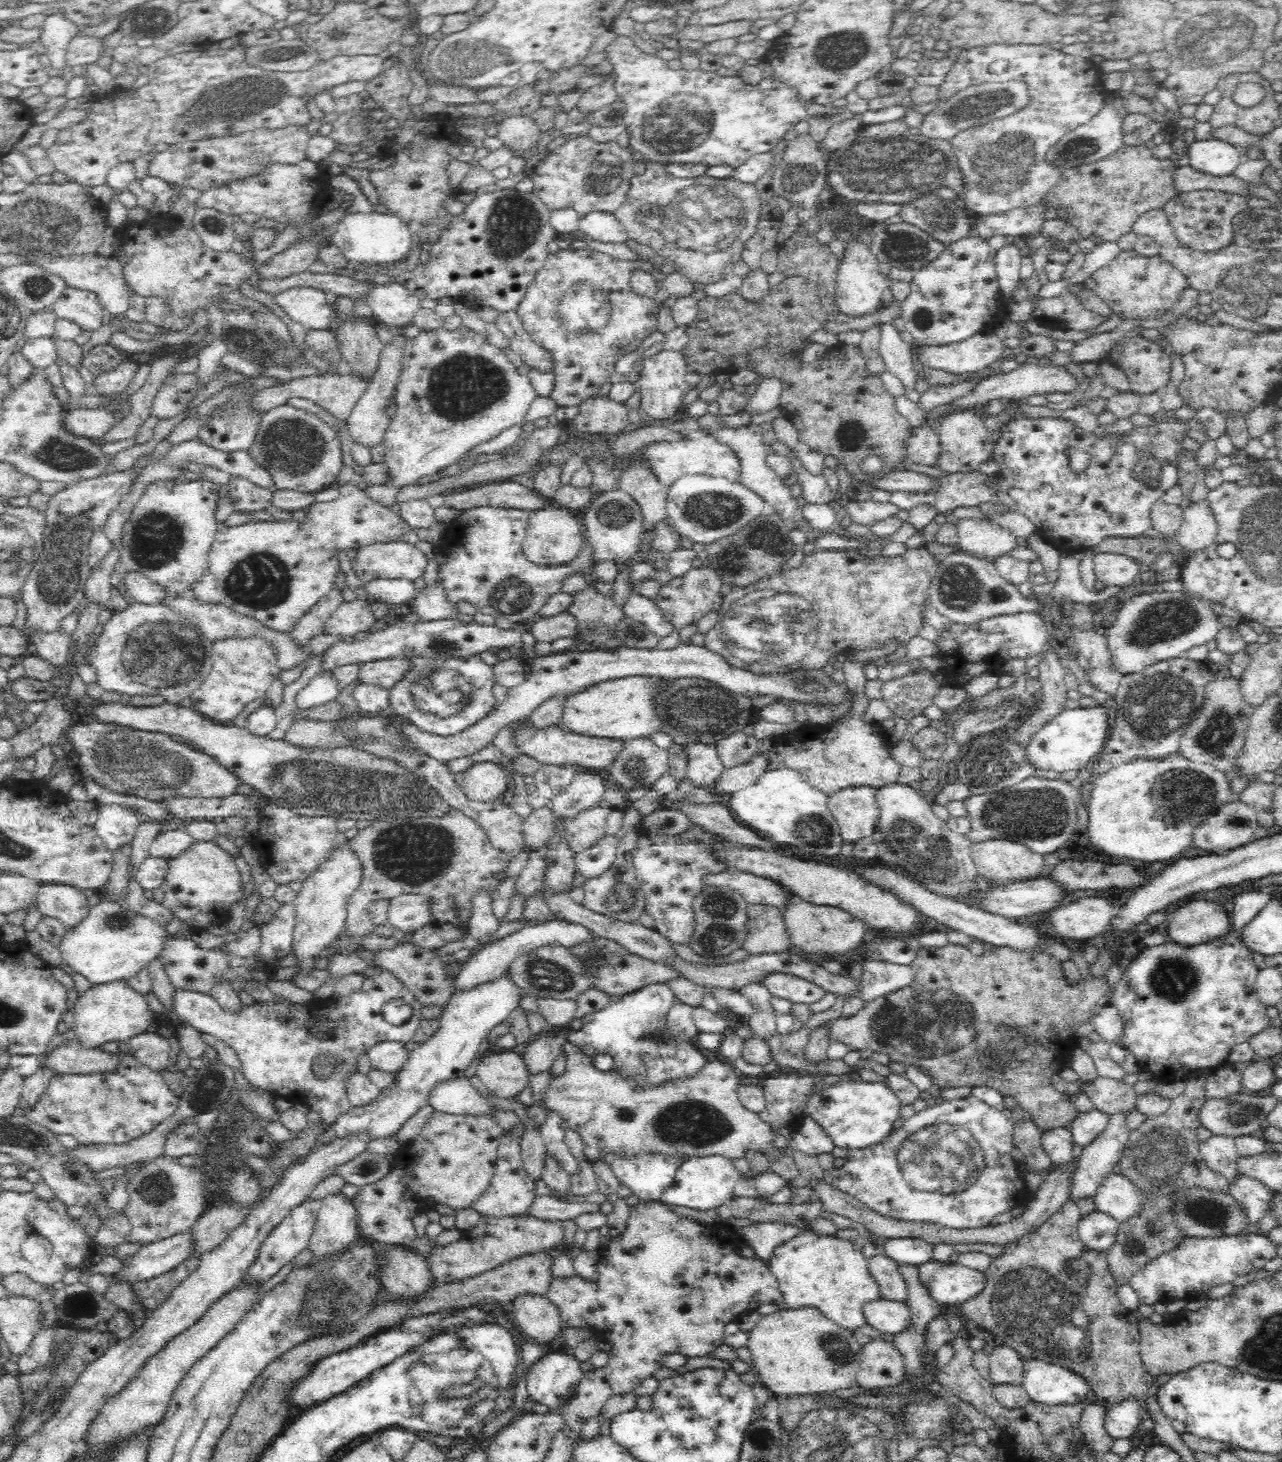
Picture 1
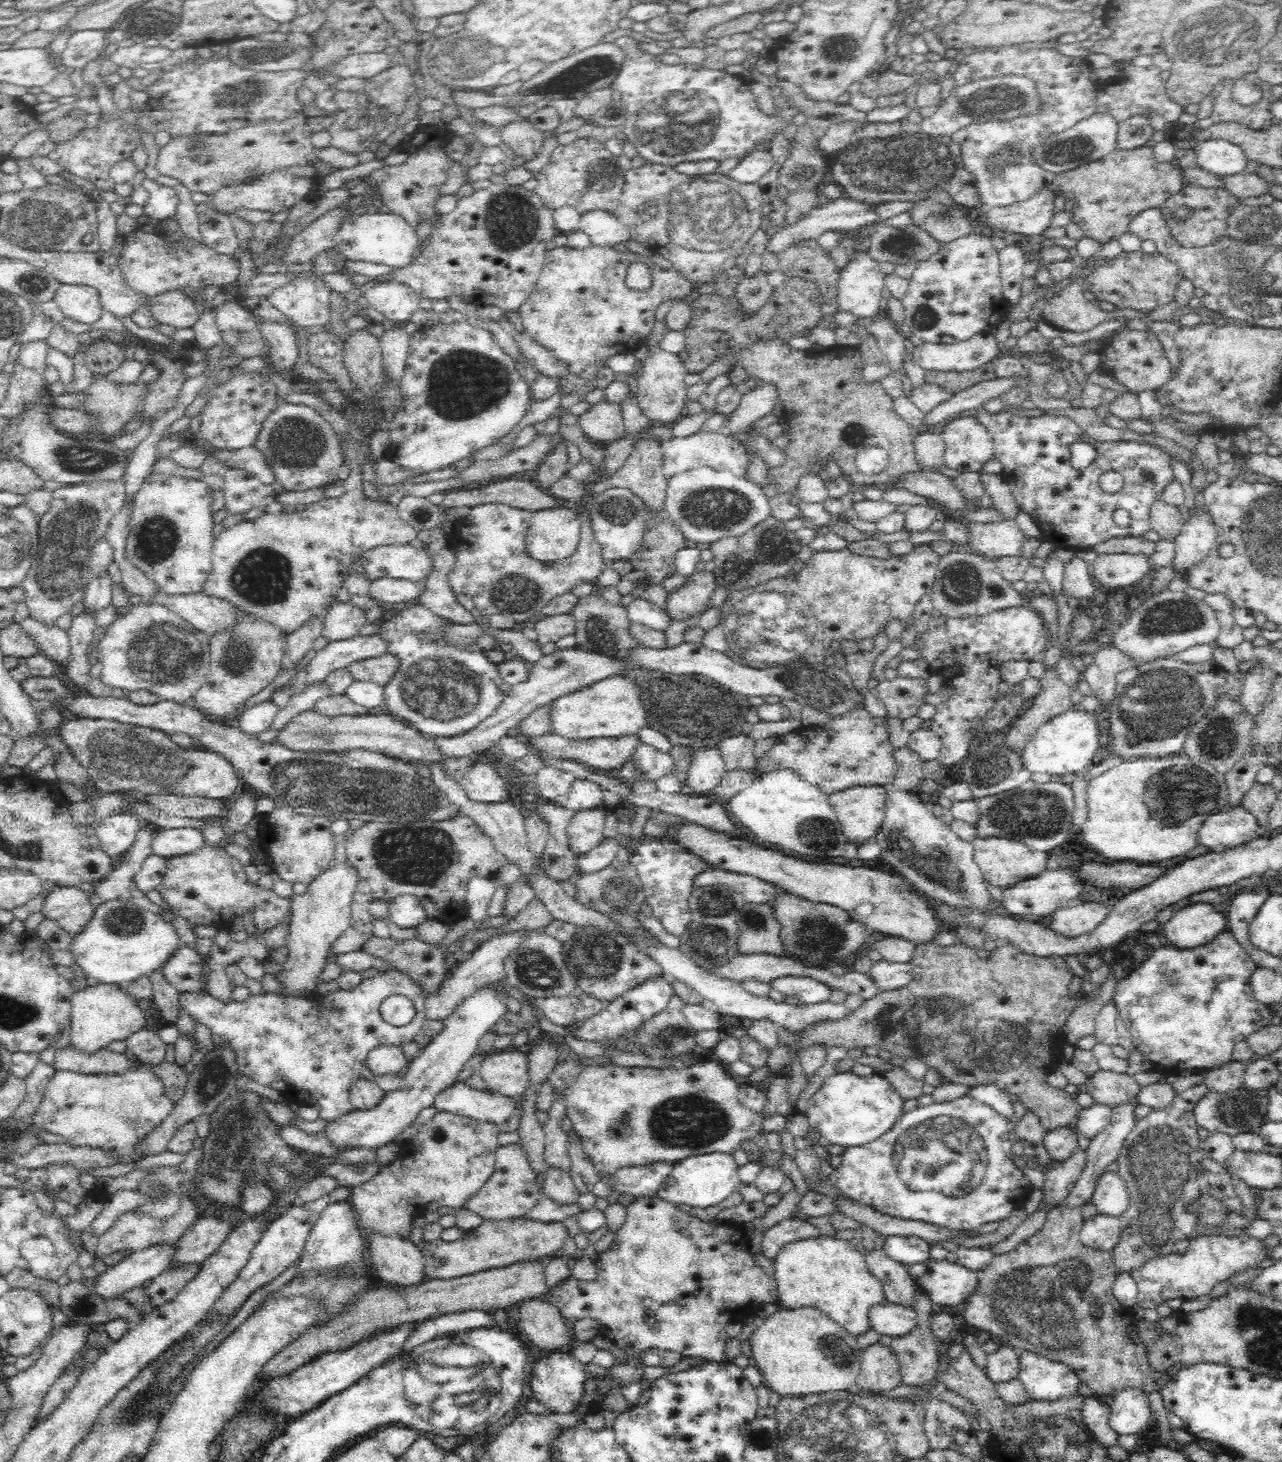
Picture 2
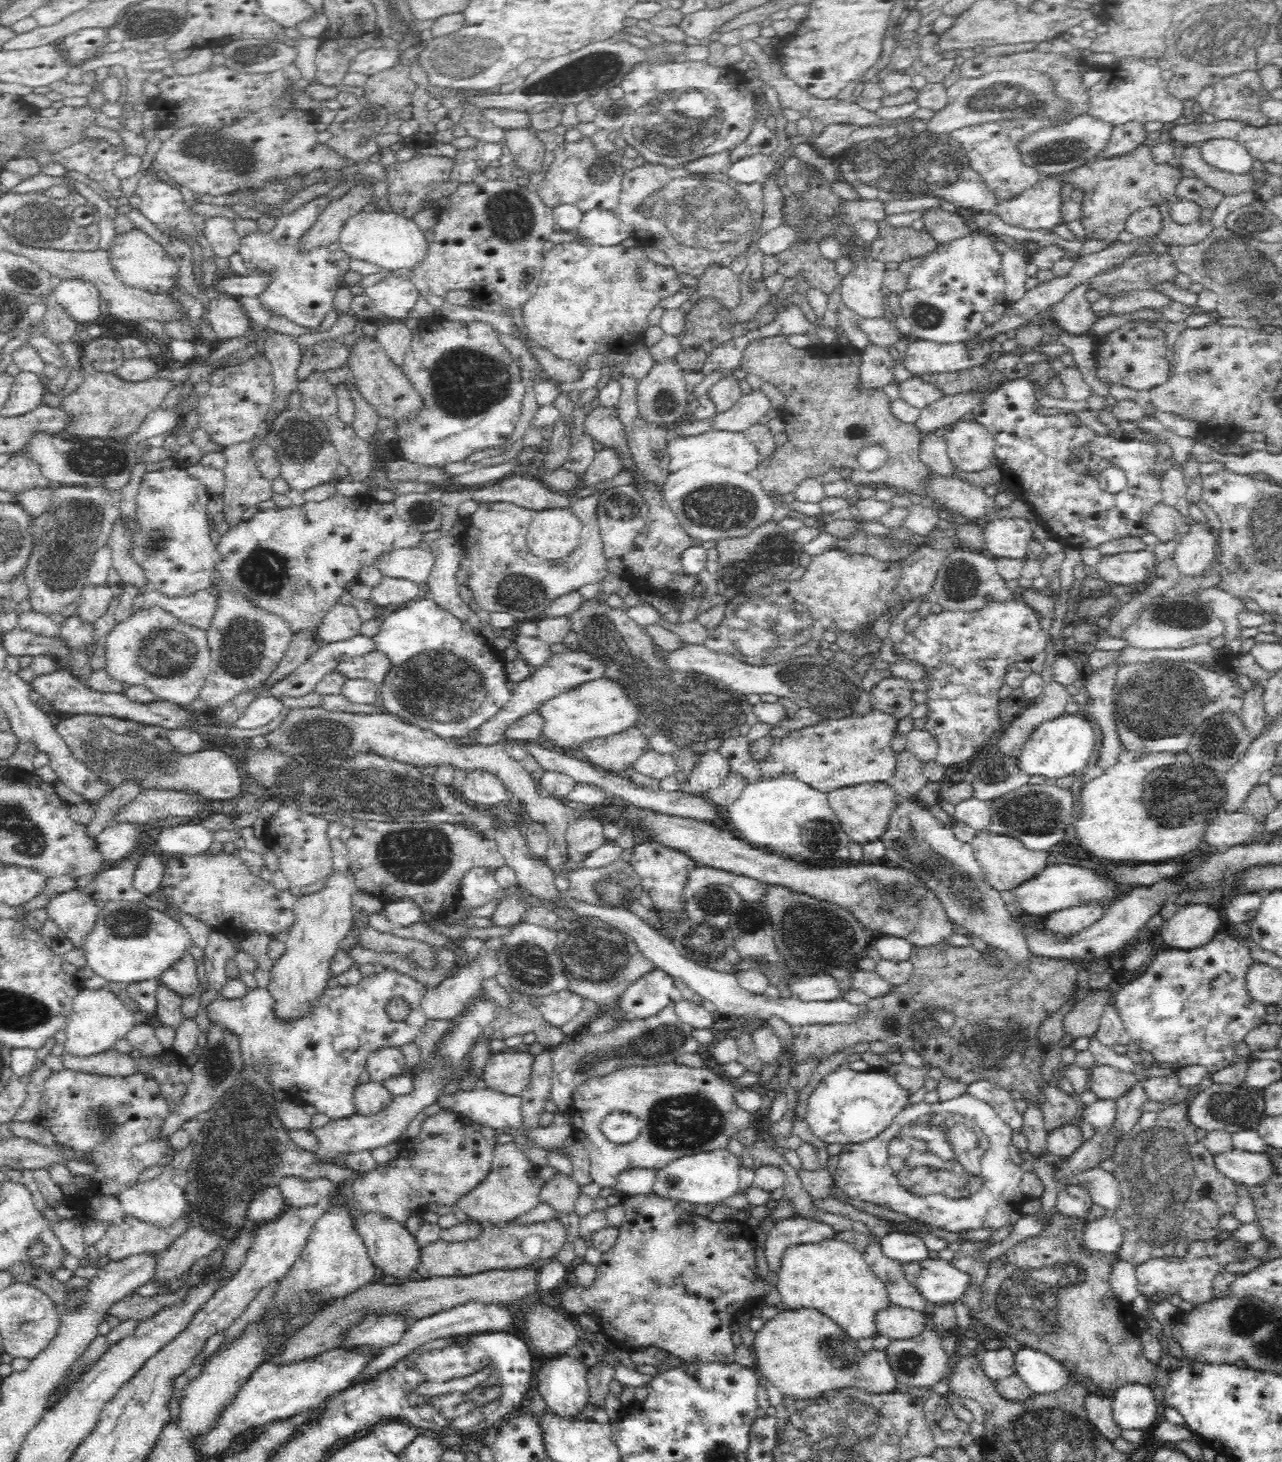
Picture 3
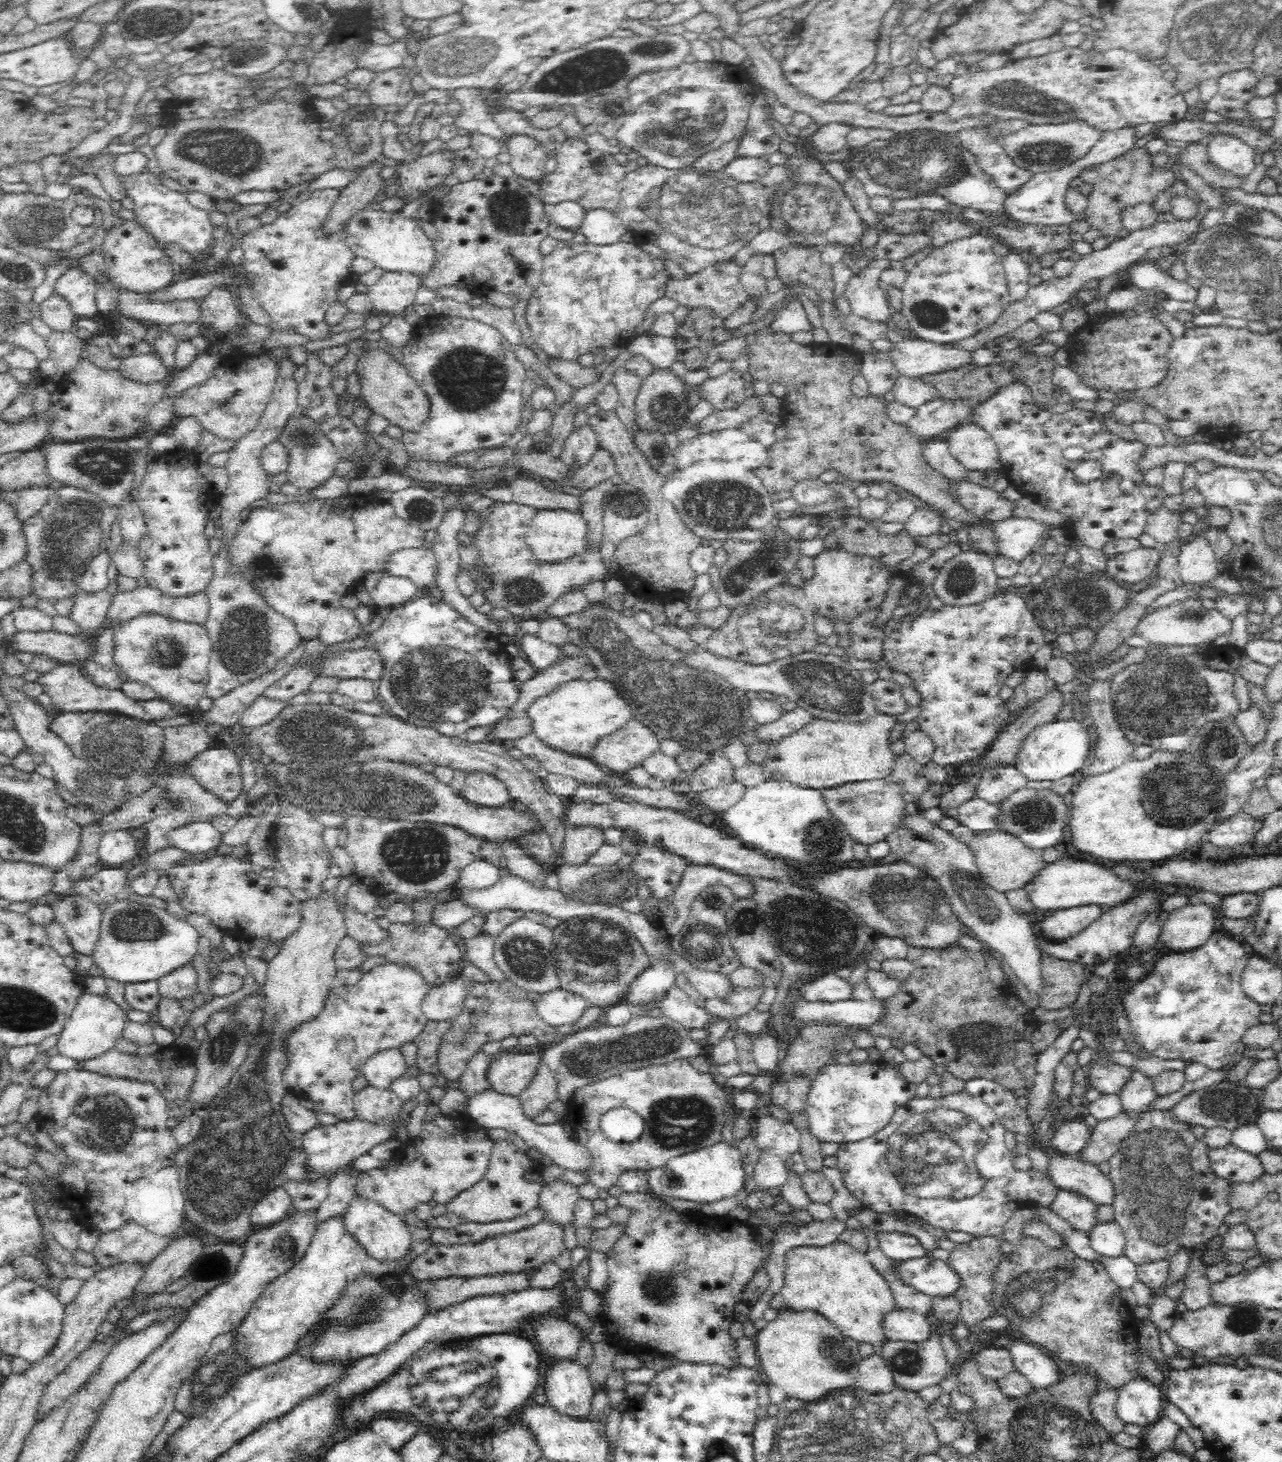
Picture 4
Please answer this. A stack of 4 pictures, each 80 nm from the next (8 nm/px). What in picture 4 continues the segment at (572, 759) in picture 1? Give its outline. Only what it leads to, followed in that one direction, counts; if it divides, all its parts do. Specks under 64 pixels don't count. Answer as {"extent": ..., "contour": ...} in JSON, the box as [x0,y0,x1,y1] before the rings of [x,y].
{"extent":[592,718,660,775],"contour":[[[631,718],[624,726],[600,739],[592,759],[615,775],[640,766],[652,755],[660,753],[660,738],[652,728]]]}

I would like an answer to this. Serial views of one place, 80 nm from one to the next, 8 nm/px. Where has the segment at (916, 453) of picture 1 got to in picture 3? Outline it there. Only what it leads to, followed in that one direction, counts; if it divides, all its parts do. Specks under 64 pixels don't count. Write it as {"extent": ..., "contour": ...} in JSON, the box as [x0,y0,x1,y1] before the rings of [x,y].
{"extent":[920,434,960,477],"contour":[[[934,434],[923,437],[920,459],[938,477],[955,477],[956,472],[960,471],[948,455],[944,438]]]}

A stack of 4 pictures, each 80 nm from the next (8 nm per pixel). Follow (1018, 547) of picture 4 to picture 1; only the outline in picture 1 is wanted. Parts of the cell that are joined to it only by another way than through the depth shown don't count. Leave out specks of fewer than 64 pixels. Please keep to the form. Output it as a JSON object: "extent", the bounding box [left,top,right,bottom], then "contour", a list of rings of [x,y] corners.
{"extent":[956,519,1016,560],"contour":[[[960,519],[960,542],[956,547],[964,553],[995,560],[1009,556],[1016,548],[1016,536],[1000,524],[985,519]]]}

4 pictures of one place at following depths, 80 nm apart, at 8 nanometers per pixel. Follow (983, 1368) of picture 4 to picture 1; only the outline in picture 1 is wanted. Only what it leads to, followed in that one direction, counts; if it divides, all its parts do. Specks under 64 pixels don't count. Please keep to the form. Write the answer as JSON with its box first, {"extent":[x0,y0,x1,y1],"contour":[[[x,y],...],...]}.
{"extent":[989,1345,1023,1385],"contour":[[[998,1345],[989,1354],[990,1381],[994,1385],[1023,1382],[1023,1364],[1020,1351],[1008,1345]]]}

